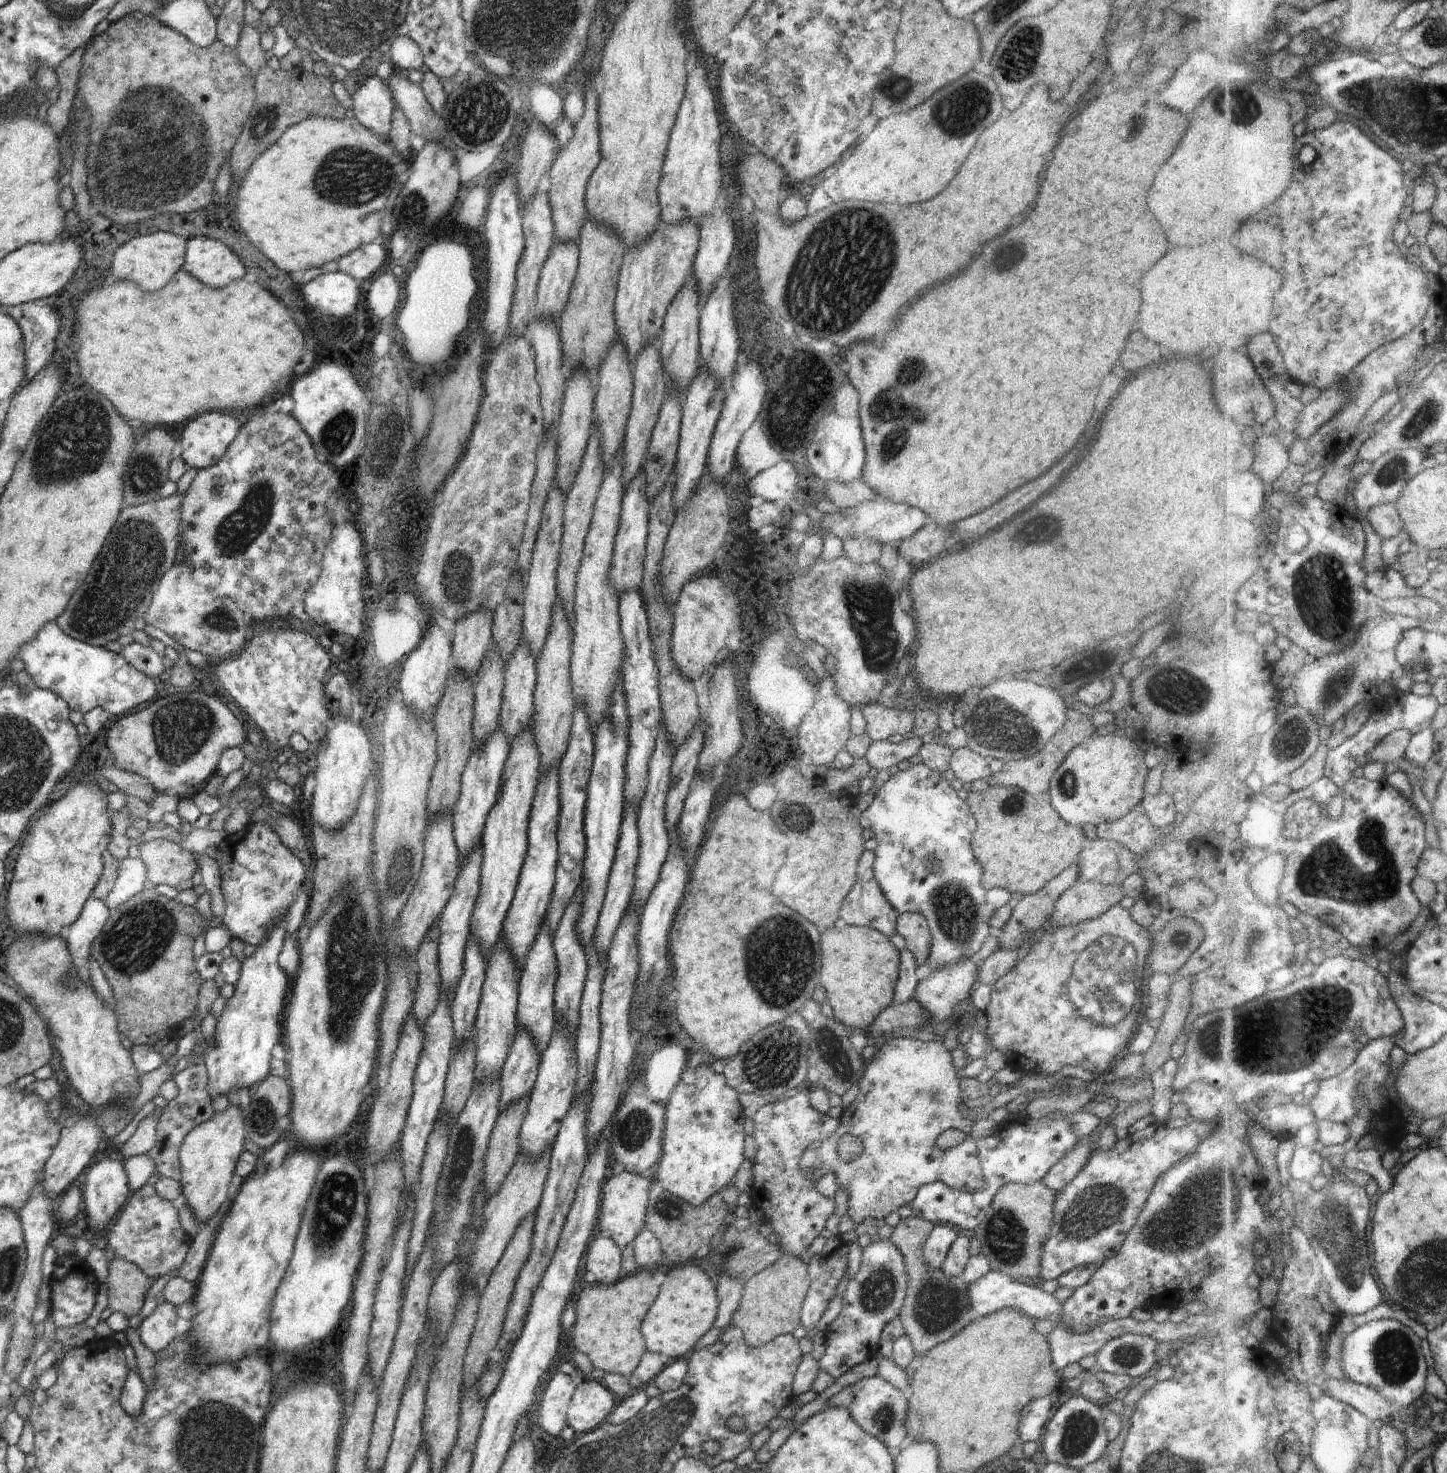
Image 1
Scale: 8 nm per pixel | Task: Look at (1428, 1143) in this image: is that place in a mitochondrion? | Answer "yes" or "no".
no

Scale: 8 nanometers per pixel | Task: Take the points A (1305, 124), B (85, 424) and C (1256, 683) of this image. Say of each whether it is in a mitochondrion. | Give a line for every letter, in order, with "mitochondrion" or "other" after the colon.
A: other
B: mitochondrion
C: other

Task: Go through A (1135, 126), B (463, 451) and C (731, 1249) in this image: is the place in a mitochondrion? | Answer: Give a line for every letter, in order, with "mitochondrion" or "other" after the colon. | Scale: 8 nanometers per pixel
A: other
B: other
C: mitochondrion

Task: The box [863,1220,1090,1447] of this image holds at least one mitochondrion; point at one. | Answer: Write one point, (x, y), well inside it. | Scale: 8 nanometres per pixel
(937, 1307)

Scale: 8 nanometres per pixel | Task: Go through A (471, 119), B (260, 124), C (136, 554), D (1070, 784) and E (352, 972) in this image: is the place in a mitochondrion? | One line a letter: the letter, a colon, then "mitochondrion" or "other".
A: mitochondrion
B: mitochondrion
C: mitochondrion
D: mitochondrion
E: mitochondrion

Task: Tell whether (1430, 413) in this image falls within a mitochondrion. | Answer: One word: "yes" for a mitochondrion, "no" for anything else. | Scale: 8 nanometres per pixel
yes

